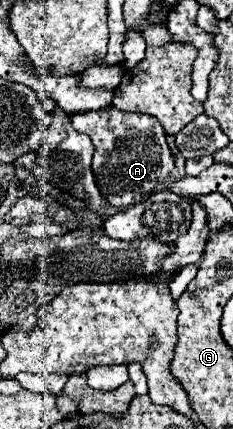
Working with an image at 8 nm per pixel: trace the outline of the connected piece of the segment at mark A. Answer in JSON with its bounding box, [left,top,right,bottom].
[71,107,175,209]

